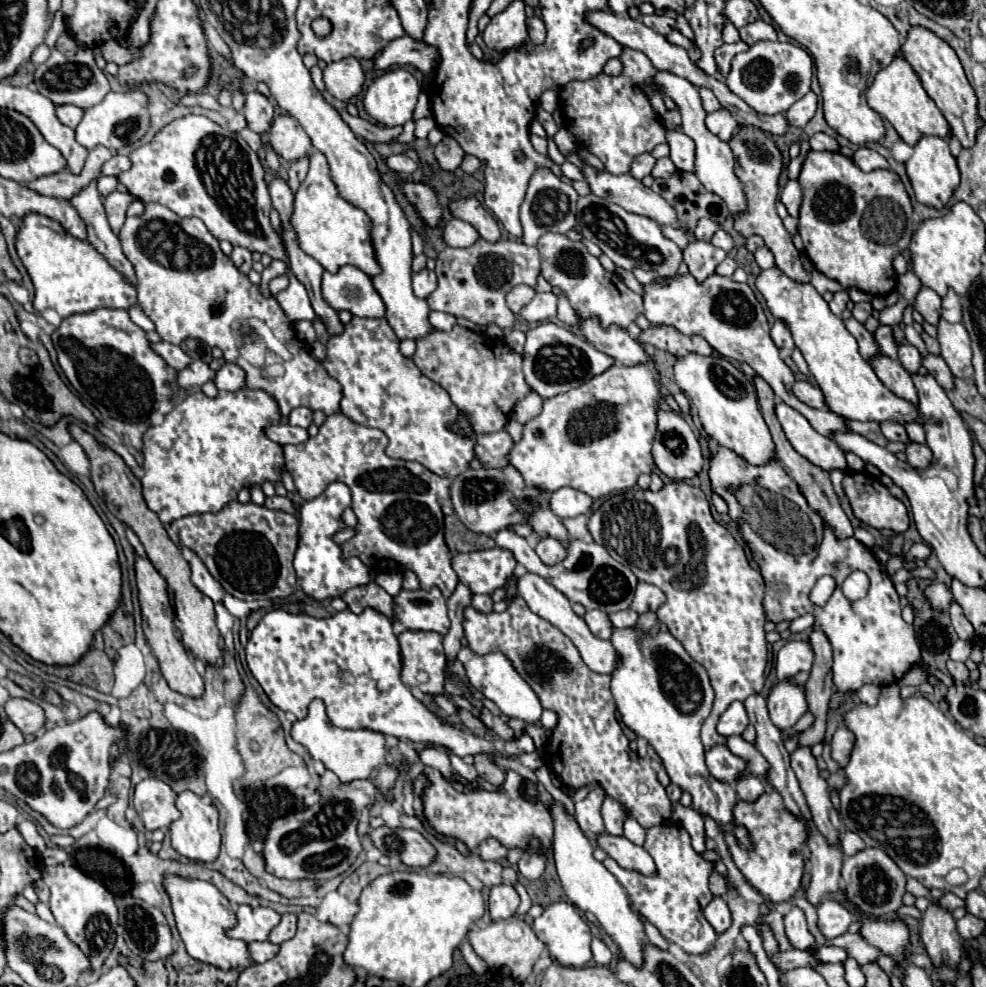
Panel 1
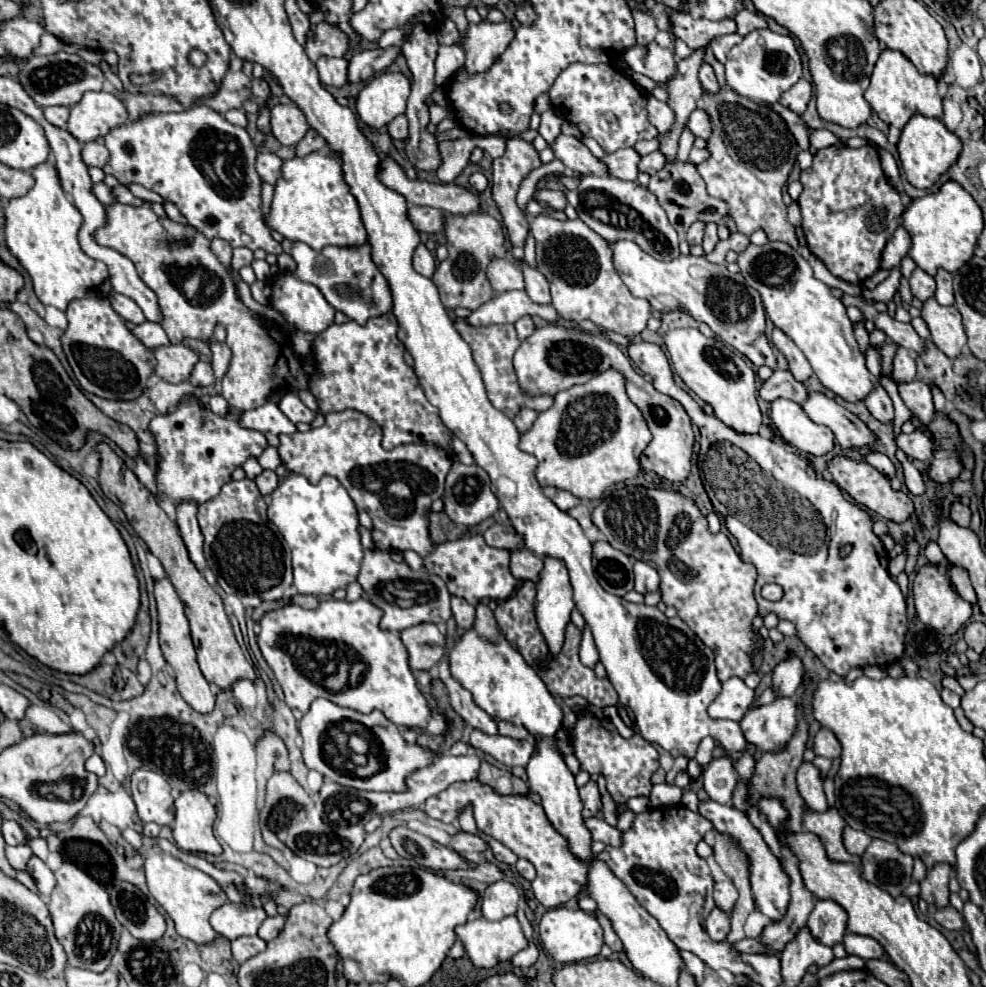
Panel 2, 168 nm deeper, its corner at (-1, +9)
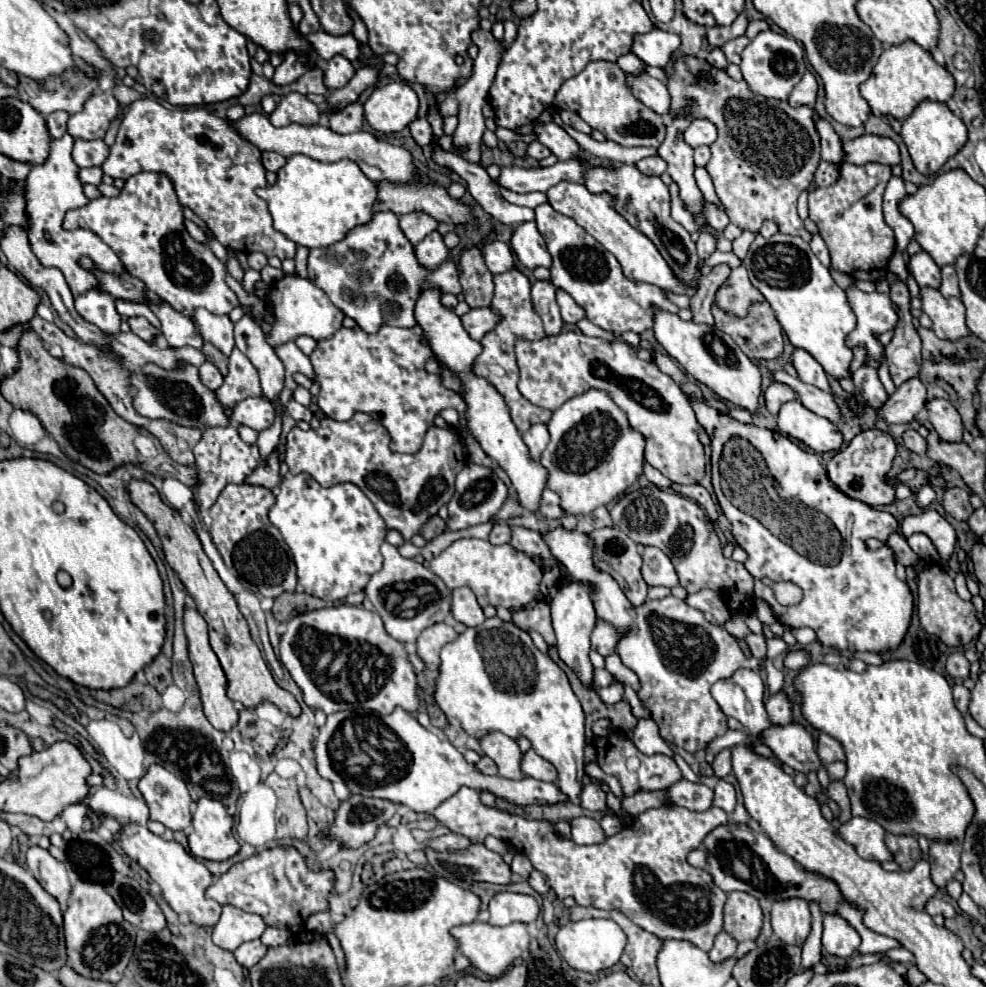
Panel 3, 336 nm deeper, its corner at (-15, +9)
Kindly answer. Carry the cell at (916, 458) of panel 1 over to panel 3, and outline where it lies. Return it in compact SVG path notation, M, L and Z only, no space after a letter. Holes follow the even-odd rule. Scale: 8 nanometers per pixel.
M907 430L903 434L903 444L905 444L905 448L909 448L915 454L927 454L927 450L929 450L927 440L917 430Z

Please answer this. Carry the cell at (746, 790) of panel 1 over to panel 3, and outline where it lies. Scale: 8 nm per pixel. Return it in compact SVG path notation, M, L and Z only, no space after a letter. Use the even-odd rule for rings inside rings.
M811 900L809 902L809 910L811 910L811 916L813 916L813 922L811 922L811 932L803 944L803 962L801 966L803 968L809 968L813 964L817 964L821 960L821 932L823 932L823 912L821 912L821 906L817 900Z

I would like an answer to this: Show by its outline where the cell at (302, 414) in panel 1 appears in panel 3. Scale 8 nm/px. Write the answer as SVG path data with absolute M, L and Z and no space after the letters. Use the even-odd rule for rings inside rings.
M289 400L287 402L287 406L285 406L285 410L287 410L287 414L293 418L293 420L305 420L305 422L311 422L311 418L313 418L313 412L307 408L307 406L301 406L299 402L295 402L295 400Z

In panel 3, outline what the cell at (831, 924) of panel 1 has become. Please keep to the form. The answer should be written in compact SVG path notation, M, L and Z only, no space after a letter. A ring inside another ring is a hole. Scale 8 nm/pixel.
M839 914L823 916L823 950L831 956L849 958L859 948L859 934Z

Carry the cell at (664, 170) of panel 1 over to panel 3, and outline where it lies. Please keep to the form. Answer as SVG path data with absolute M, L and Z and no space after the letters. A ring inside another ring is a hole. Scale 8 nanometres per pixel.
M651 156L651 158L643 158L637 162L637 168L647 174L647 176L661 176L667 170L667 162L659 156Z

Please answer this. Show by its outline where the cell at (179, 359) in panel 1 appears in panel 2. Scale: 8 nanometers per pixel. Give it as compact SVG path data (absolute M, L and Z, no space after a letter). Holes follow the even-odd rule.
M143 322L139 326L135 326L133 336L147 348L157 348L157 346L165 346L169 344L167 334L163 332L163 328L159 324L151 324L151 322Z

